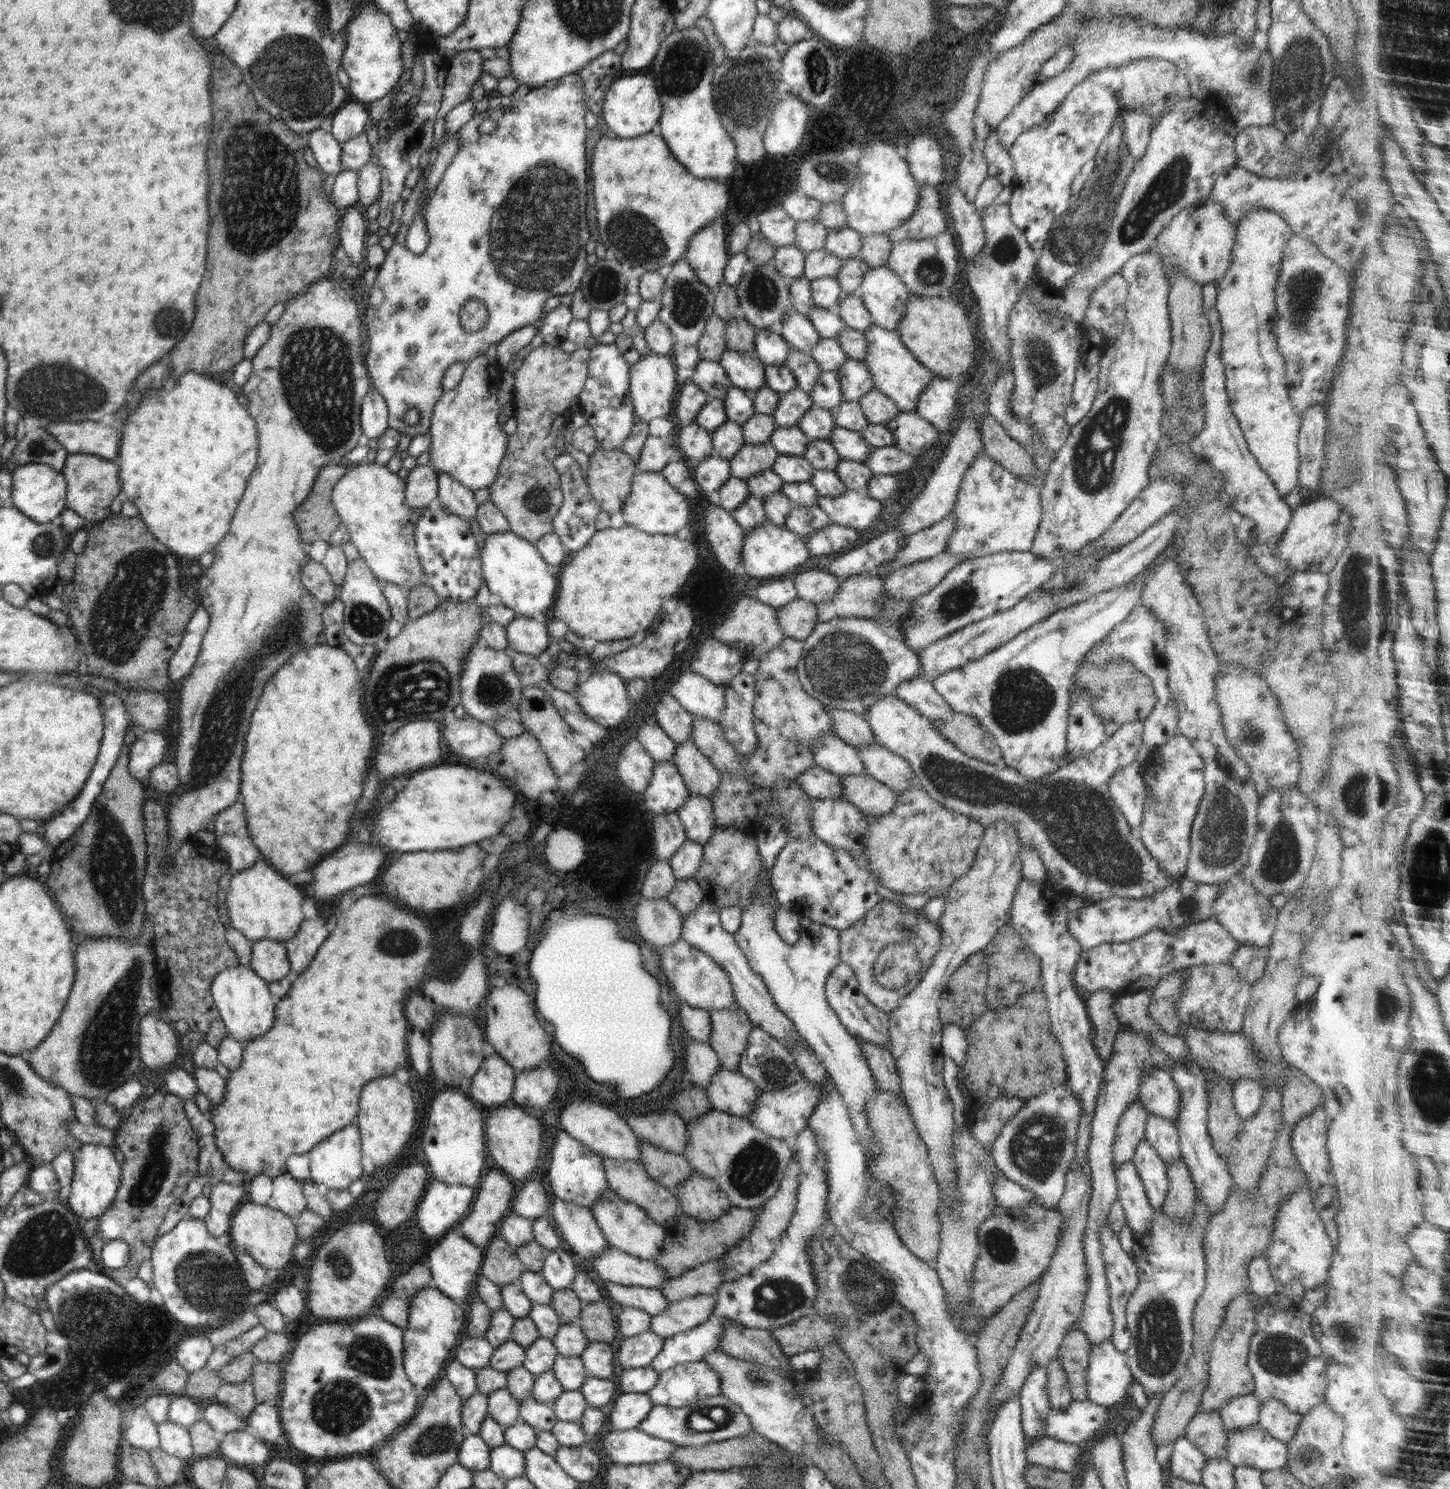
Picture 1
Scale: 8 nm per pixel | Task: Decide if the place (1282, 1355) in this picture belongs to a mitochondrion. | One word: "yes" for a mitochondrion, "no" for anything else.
yes

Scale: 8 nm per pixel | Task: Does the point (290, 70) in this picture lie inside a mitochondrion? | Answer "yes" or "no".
yes

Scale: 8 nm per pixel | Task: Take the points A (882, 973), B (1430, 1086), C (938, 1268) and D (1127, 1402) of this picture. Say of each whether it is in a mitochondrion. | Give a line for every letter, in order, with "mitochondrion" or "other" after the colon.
A: mitochondrion
B: mitochondrion
C: other
D: other

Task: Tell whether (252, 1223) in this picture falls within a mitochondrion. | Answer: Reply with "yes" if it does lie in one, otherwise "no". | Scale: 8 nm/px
no

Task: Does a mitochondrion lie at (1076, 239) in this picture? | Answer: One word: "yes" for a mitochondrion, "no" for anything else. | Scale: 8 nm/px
yes

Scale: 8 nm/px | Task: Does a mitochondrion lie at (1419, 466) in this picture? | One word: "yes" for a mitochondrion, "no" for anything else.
no

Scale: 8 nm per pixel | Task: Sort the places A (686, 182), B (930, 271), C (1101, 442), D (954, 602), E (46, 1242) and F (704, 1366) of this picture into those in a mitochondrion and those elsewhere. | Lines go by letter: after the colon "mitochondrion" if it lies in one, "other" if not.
A: other
B: mitochondrion
C: mitochondrion
D: mitochondrion
E: mitochondrion
F: other

